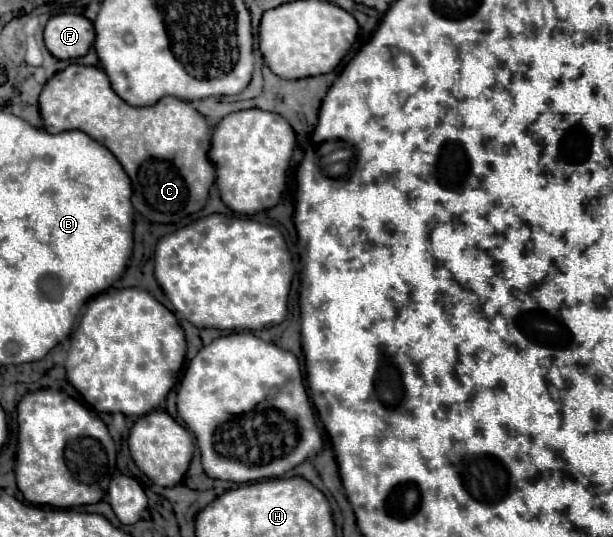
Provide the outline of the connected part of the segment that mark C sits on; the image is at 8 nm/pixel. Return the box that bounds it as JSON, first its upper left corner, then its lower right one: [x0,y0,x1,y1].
[40,64,214,224]

